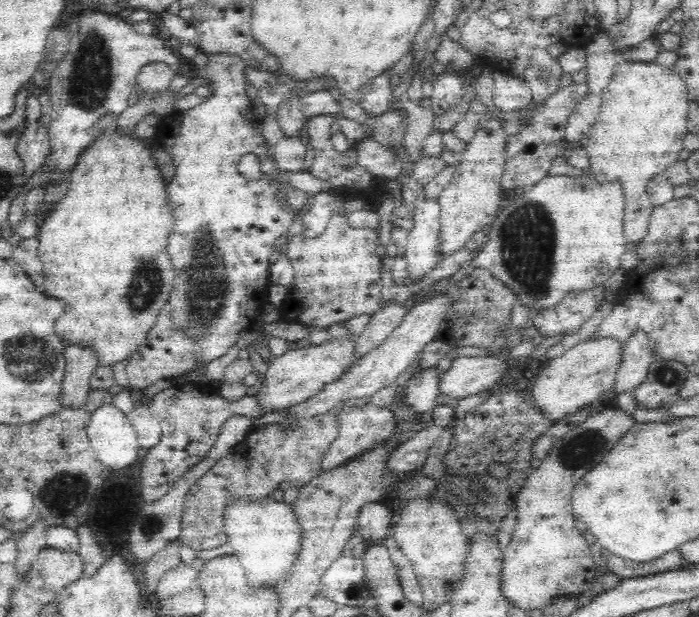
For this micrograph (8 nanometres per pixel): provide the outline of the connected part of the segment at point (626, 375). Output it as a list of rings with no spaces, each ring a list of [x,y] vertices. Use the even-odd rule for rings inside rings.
[[[642,334],[632,336],[624,346],[621,365],[615,376],[616,394],[632,393],[636,388],[641,387],[642,382],[648,378],[652,361],[646,337]]]

